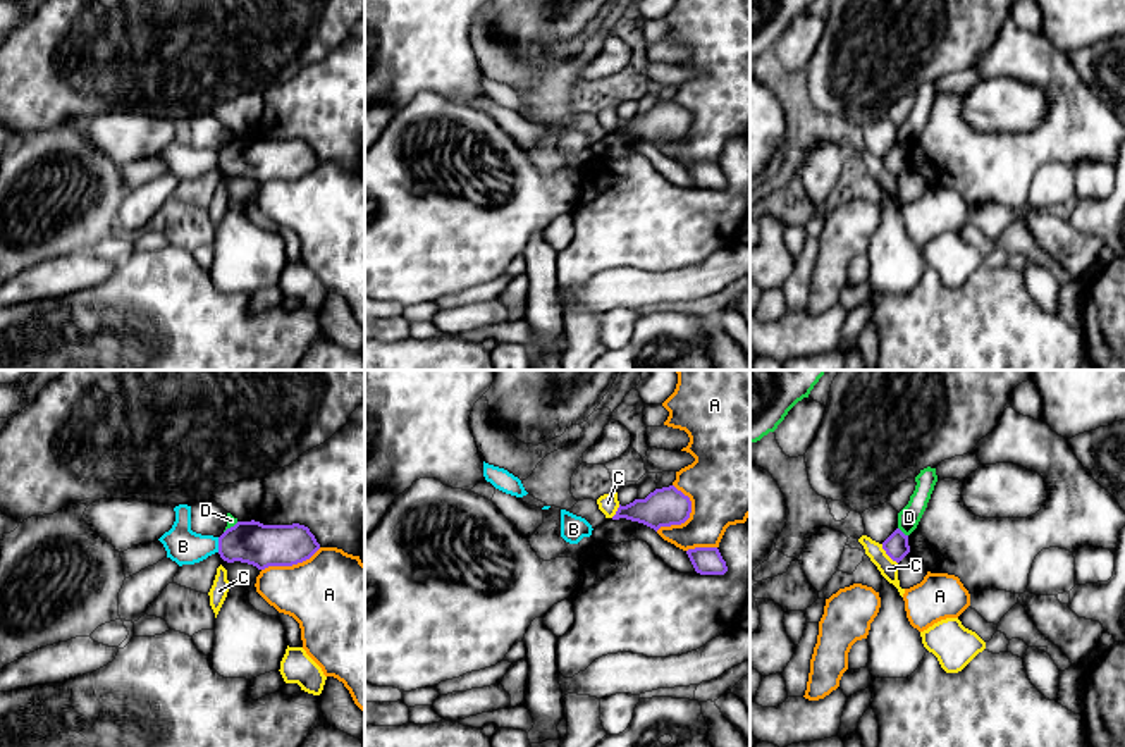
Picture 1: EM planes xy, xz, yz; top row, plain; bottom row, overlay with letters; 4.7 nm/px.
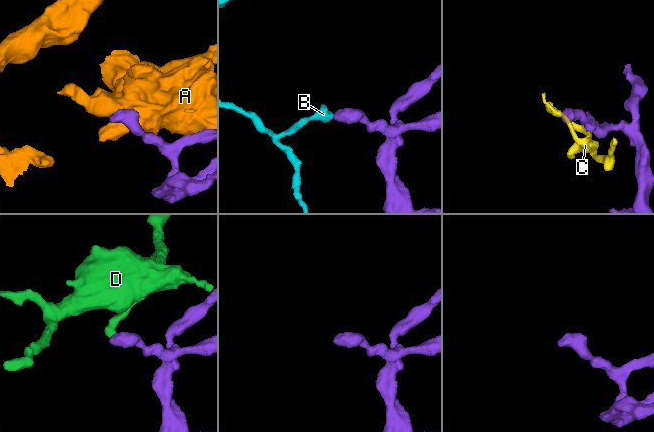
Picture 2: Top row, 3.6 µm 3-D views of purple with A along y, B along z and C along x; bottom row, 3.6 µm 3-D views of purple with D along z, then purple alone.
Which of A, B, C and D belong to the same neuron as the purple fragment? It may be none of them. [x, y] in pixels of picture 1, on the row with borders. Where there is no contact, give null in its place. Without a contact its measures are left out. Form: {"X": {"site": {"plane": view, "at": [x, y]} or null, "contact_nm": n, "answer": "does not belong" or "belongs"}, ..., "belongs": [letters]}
{"A": {"site": {"plane": "xz", "at": [688, 517]}, "contact_nm": 240, "answer": "does not belong"}, "B": {"site": {"plane": "xy", "at": [219, 544]}, "contact_nm": 70, "answer": "does not belong"}, "C": {"site": {"plane": "yz", "at": [888, 555]}, "contact_nm": 120, "answer": "does not belong"}, "D": {"site": {"plane": "yz", "at": [902, 532]}, "contact_nm": 60, "answer": "does not belong"}, "belongs": []}

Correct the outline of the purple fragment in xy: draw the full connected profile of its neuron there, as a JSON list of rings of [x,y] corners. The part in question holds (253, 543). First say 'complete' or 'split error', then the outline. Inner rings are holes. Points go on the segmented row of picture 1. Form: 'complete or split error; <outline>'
complete; [[[237,522],[218,537],[218,554],[224,561],[248,563],[258,570],[268,566],[292,566],[310,559],[320,544],[308,527],[263,525]]]

